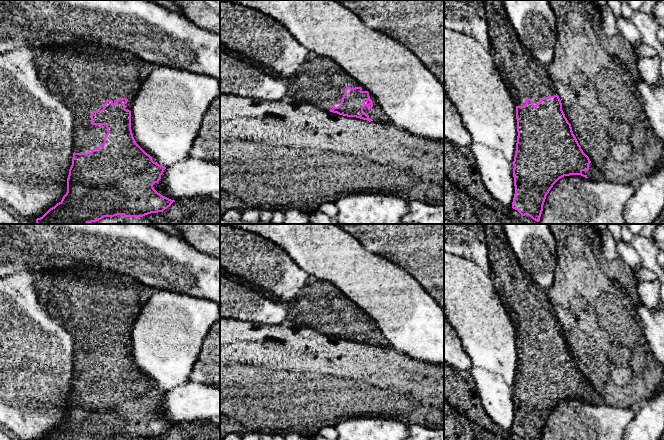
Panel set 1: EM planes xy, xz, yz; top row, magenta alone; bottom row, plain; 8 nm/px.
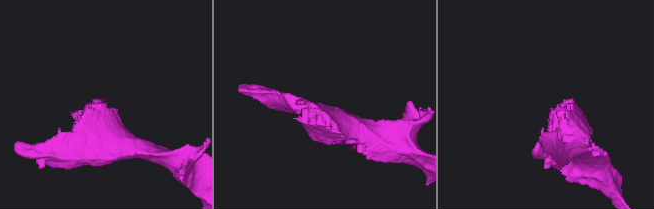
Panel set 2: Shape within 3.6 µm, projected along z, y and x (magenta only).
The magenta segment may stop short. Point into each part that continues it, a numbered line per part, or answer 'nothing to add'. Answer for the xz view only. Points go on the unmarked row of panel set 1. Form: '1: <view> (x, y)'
1: xz (319, 305)

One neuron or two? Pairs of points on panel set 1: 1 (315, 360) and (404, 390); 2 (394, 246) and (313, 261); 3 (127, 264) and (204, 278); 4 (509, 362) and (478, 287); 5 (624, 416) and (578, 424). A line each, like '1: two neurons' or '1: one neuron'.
1: one neuron
2: two neurons
3: one neuron
4: one neuron
5: one neuron

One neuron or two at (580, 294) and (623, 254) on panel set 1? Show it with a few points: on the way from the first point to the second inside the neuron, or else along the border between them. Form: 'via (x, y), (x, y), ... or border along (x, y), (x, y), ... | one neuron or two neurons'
border along (618, 258), (632, 268) | two neurons

